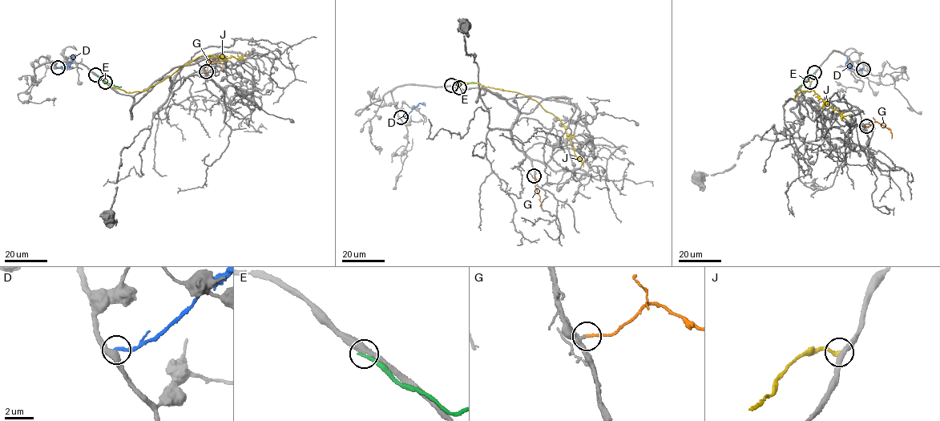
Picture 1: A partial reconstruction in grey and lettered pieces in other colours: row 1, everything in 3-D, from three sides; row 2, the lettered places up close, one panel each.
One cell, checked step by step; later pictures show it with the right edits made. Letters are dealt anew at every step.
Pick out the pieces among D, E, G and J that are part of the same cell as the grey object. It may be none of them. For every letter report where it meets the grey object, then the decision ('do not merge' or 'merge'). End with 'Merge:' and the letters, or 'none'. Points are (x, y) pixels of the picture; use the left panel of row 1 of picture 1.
D: (58, 67) | do not merge
E: (95, 74) | do not merge
G: (206, 71) | merge
J: (105, 82) | do not merge
Merge: G

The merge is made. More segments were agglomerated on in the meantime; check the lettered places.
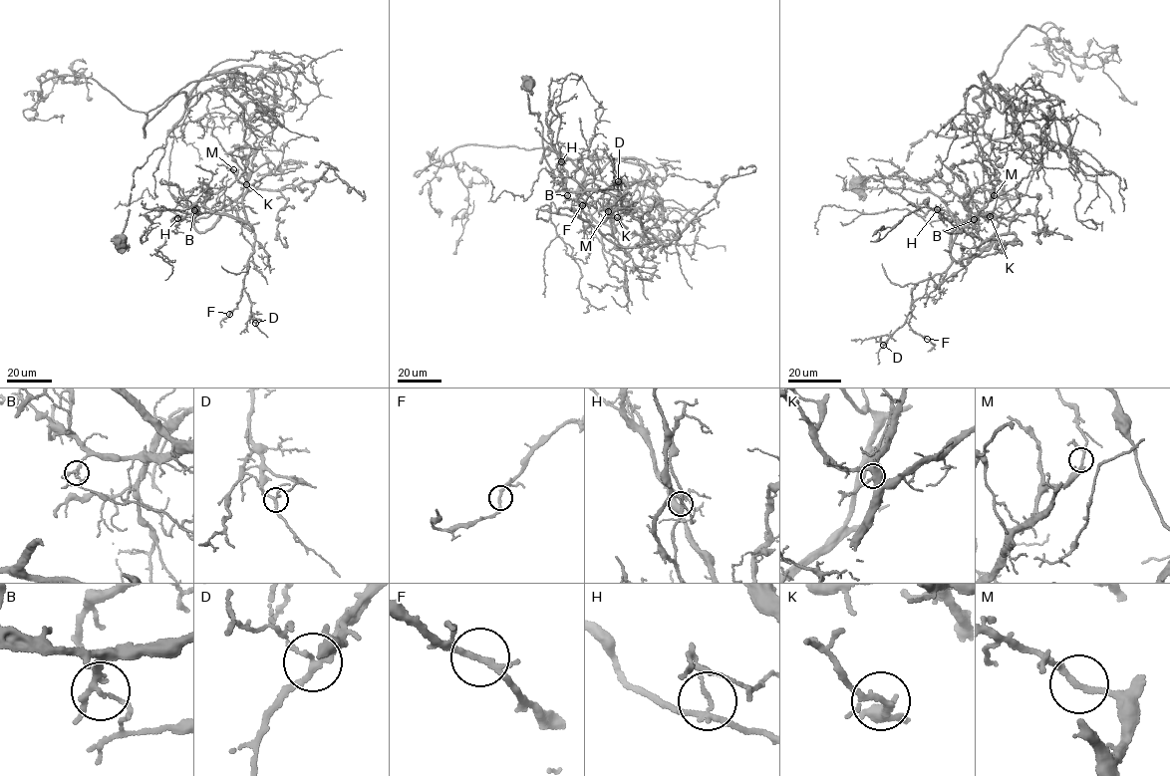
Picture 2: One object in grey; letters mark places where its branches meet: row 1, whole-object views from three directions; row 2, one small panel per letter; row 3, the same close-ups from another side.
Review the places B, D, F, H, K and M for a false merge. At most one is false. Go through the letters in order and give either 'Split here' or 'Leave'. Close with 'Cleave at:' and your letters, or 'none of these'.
B: Split here
D: Leave
F: Leave
H: Leave
K: Leave
M: Leave
Cleave at: B

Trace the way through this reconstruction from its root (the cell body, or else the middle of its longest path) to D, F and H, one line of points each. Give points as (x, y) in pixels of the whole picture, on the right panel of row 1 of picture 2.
D: (856, 187), (894, 175), (930, 131), (1006, 138), (1017, 111), (976, 86), (963, 95), (997, 185), (883, 345)
F: (856, 187), (930, 131), (1006, 138), (1017, 111), (963, 95), (997, 185), (912, 290), (927, 339)
H: (856, 187), (930, 131), (1006, 138), (1017, 111), (976, 86), (997, 185), (951, 244), (937, 209)

